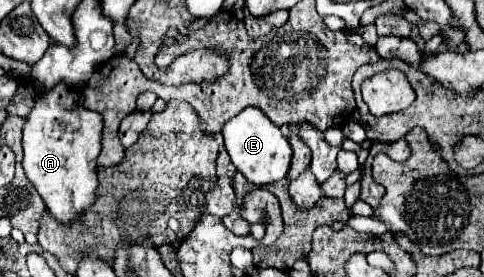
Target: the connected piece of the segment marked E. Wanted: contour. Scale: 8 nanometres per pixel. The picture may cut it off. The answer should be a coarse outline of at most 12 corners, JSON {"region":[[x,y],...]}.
{"region":[[259,110],[223,126],[231,162],[263,186],[287,176],[289,140]]}

